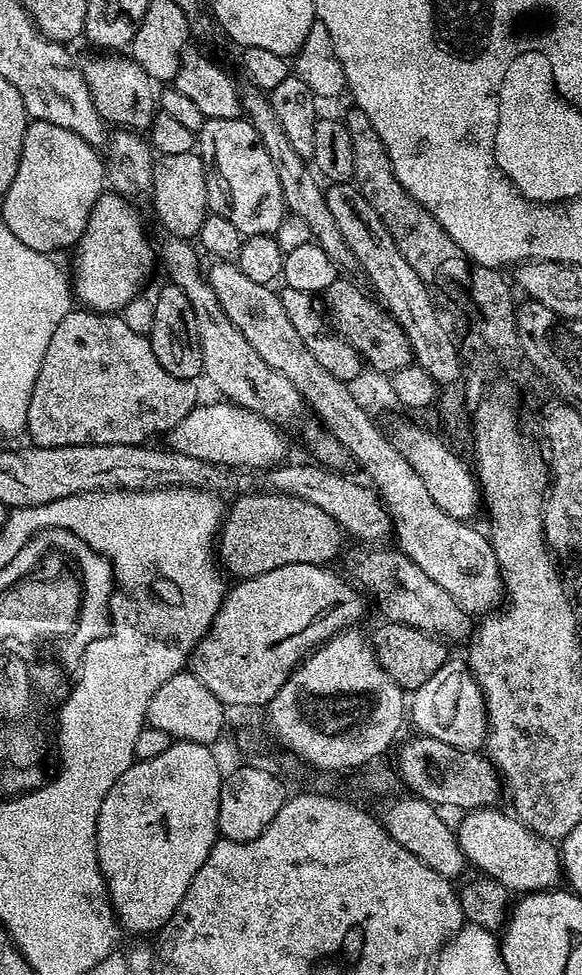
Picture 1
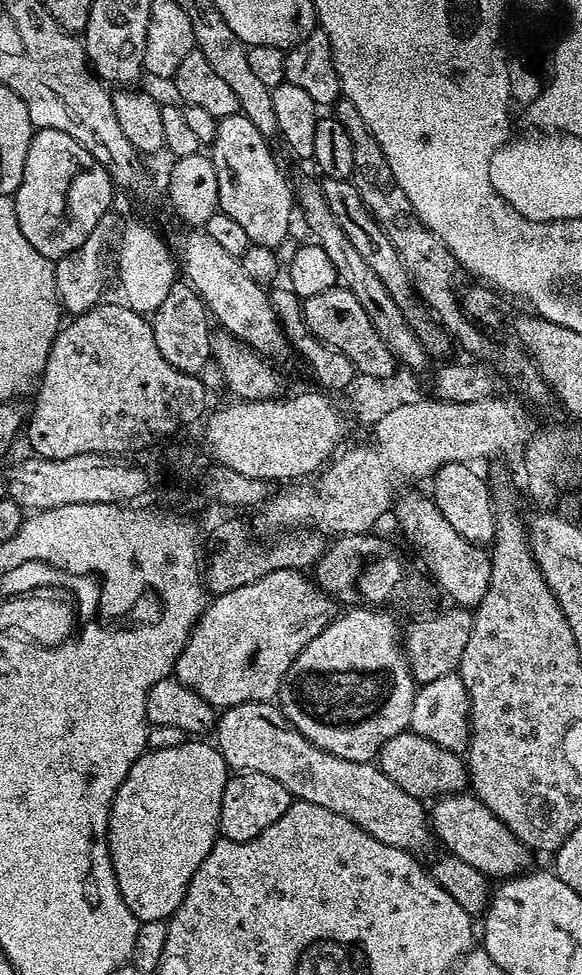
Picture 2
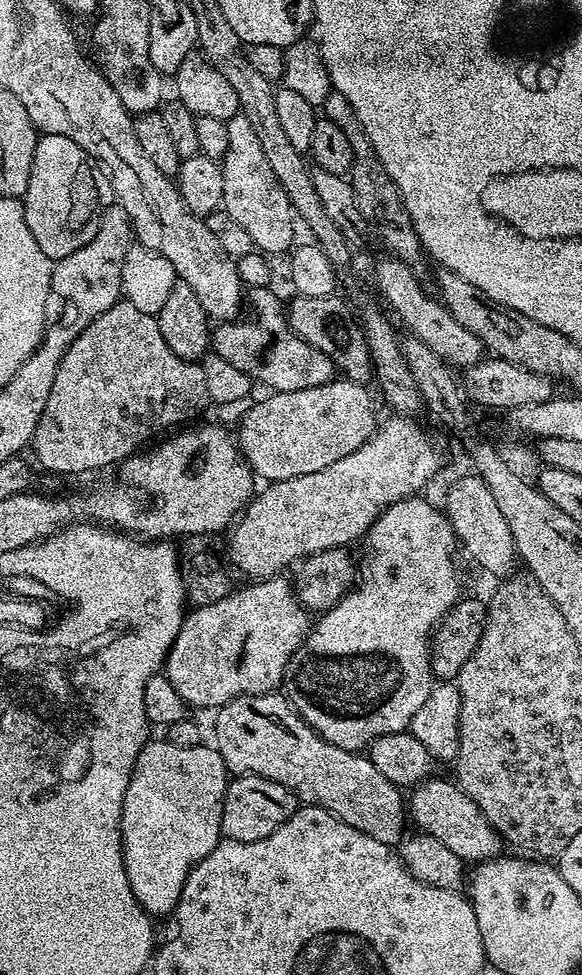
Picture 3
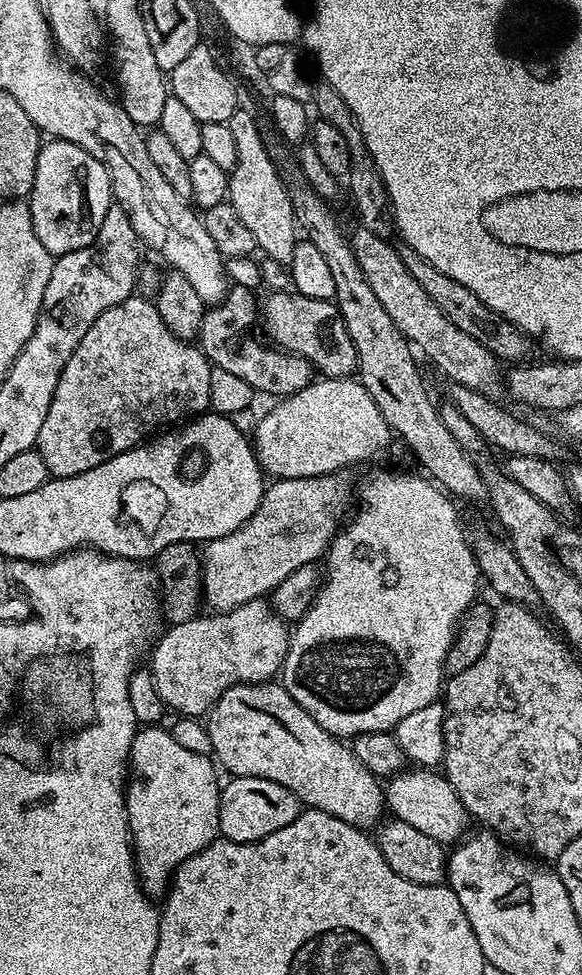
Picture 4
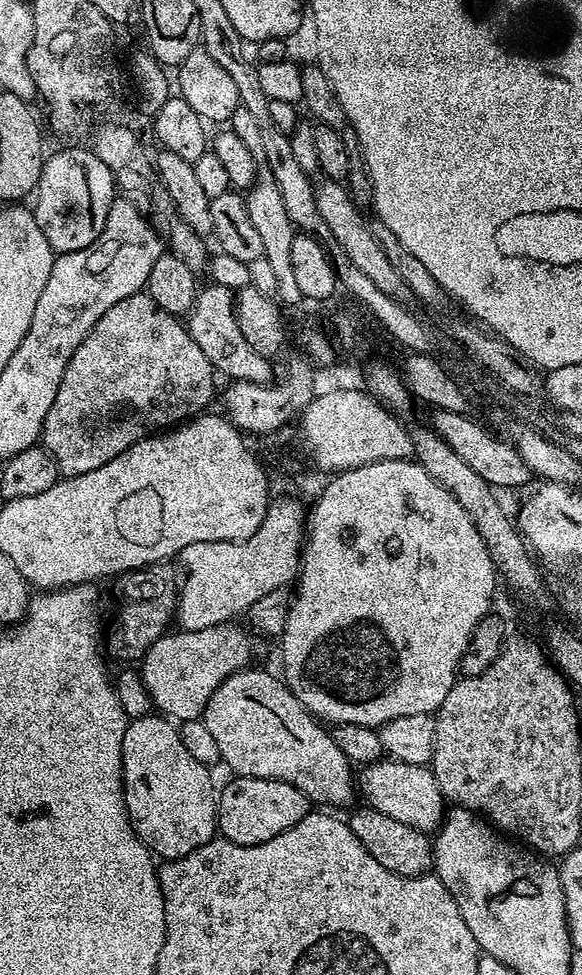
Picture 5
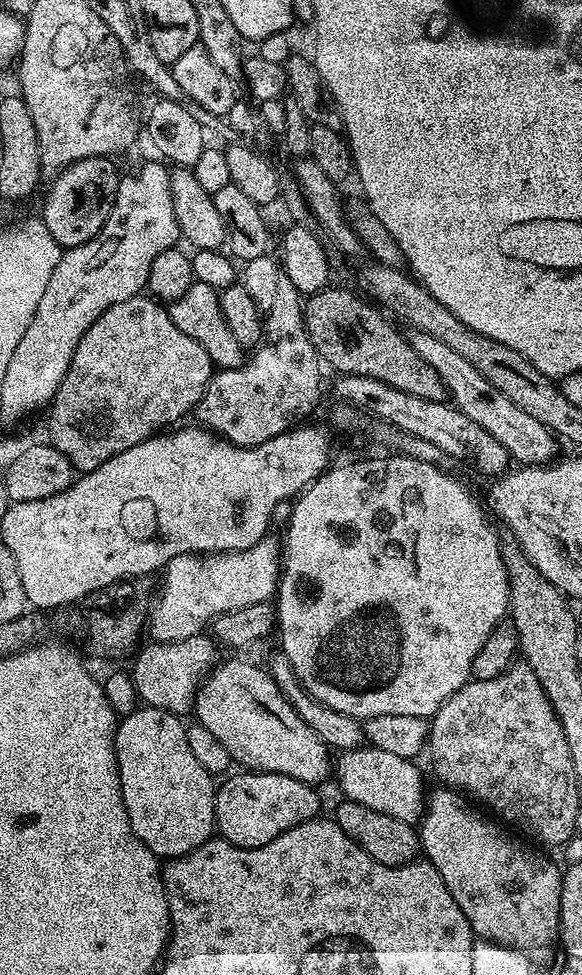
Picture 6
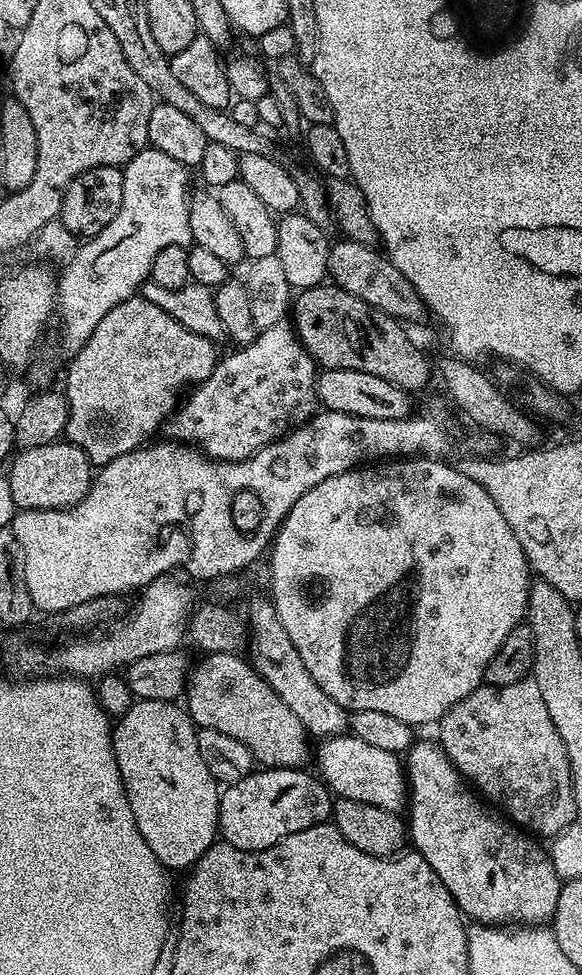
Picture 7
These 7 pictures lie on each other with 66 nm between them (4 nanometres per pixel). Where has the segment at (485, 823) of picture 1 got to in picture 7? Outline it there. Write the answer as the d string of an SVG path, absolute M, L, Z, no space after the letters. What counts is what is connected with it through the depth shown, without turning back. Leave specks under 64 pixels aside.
M351 734L329 736L319 741L320 749L315 749L315 771L328 786L329 792L341 800L366 802L370 806L382 806L382 810L403 813L408 798L406 768L401 757L379 746L370 746L362 738Z

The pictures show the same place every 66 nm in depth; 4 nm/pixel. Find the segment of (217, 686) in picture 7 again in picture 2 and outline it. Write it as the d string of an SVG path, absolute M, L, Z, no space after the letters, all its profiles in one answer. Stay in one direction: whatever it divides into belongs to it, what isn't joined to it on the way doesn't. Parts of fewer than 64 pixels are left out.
M250 702L223 709L214 725L215 732L214 743L233 773L266 774L274 782L282 782L293 798L326 806L326 810L350 818L350 822L378 838L378 842L386 842L386 846L421 854L434 844L430 812L421 797L394 786L375 763L350 762L314 746L275 703Z

